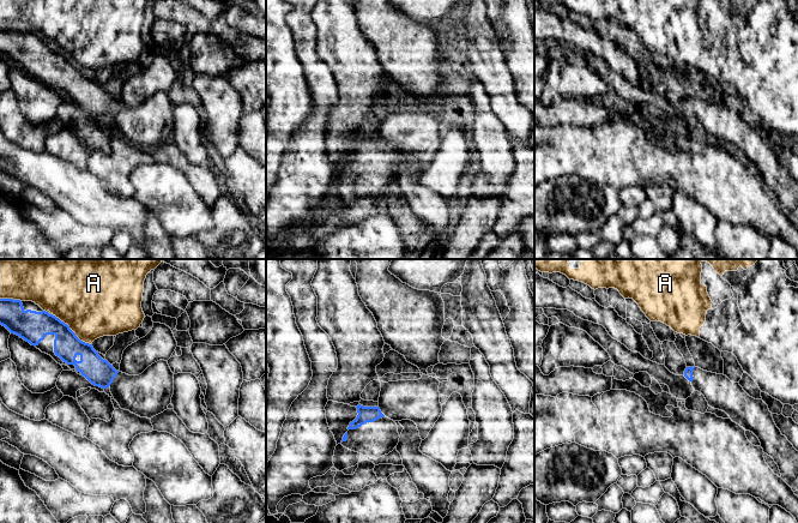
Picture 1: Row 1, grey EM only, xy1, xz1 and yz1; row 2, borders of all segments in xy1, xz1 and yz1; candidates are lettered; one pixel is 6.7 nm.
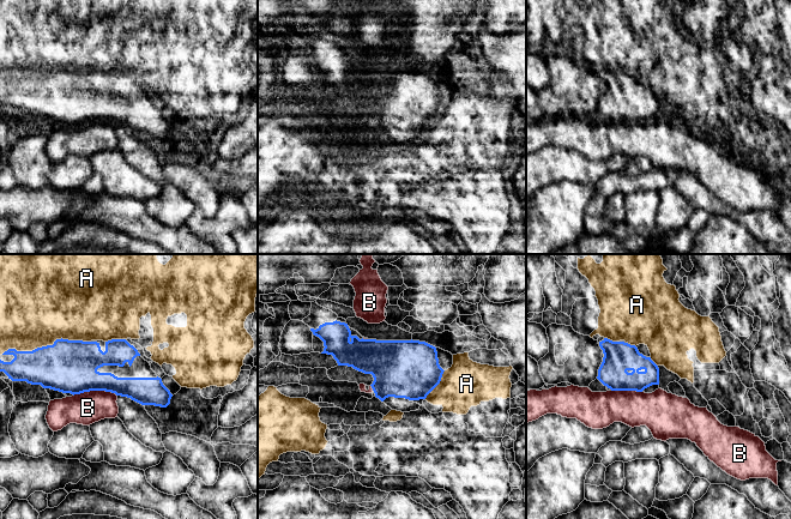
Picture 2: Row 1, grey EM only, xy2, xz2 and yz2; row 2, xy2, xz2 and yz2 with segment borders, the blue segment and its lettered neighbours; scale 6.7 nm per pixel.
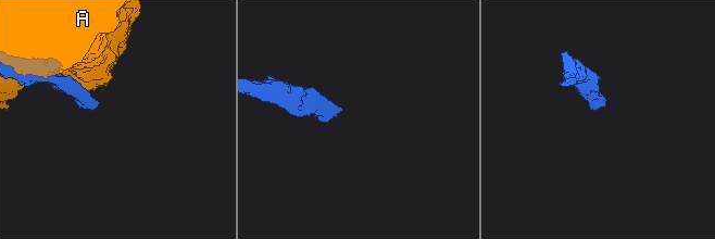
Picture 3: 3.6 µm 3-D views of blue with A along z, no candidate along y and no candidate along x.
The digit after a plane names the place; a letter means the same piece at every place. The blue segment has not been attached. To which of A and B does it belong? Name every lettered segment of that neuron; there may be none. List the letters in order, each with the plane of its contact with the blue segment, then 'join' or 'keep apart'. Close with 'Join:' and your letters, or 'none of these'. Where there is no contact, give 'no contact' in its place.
A: xy2 | keep apart
B: xy2 | keep apart
Join: none of these

